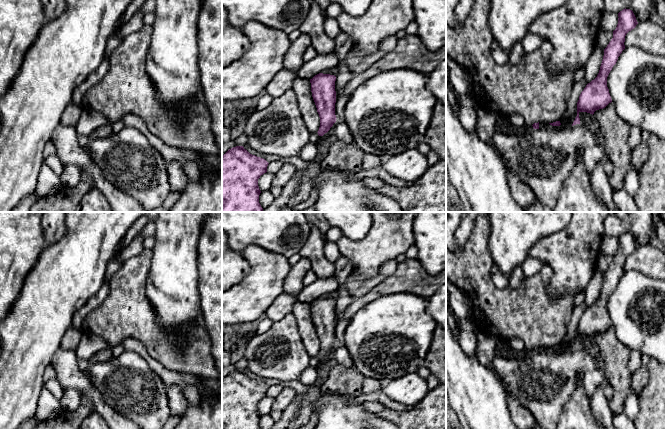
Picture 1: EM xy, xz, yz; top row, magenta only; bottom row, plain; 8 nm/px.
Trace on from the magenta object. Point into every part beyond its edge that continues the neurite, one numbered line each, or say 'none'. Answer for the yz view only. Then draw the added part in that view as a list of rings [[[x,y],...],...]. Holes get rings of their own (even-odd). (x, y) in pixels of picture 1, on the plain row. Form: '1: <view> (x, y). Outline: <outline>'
1: yz (528, 352). Outline: [[[527,349],[526,351],[521,353],[521,357],[520,358],[522,358],[522,359],[528,358],[528,357],[530,357],[533,354],[534,354],[534,352],[533,352],[532,349]]]

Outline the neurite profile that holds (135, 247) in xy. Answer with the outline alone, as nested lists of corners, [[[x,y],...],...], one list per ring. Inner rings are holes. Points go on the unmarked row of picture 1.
[[[138,233],[133,238],[133,240],[130,242],[130,244],[128,246],[122,248],[118,252],[118,254],[117,254],[118,259],[120,259],[122,261],[126,261],[126,260],[142,253],[142,251],[144,250],[143,241],[144,241],[144,238],[141,236],[140,233]]]

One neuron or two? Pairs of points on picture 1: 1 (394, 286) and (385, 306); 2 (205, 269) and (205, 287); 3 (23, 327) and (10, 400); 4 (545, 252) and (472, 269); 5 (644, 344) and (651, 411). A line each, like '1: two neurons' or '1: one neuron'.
1: two neurons
2: one neuron
3: one neuron
4: two neurons
5: two neurons

